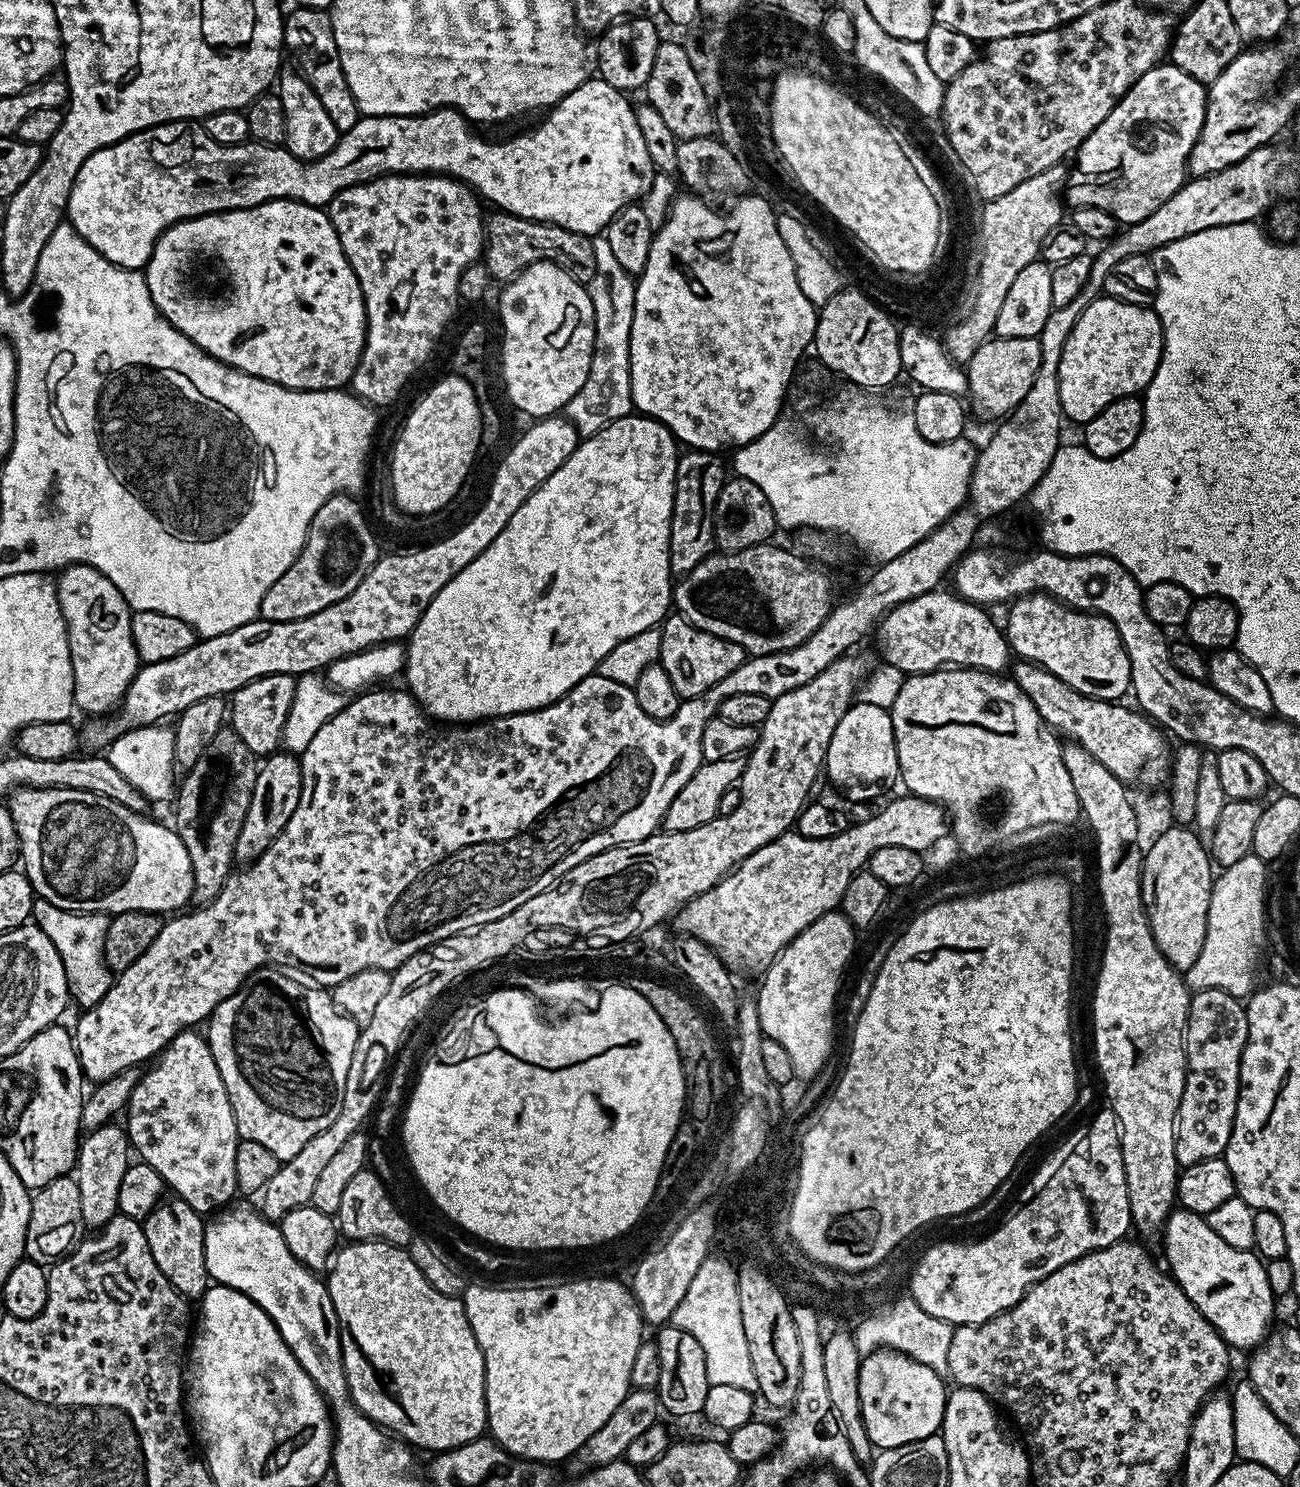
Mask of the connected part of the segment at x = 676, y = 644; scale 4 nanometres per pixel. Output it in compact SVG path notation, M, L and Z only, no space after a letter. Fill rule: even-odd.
M679 614L669 615L663 621L660 637L662 646L658 662L666 670L666 674L670 674L670 682L674 682L674 690L681 698L703 696L706 690L722 682L726 674L734 674L734 670L738 670L738 666L742 666L746 659L742 646L695 628Z

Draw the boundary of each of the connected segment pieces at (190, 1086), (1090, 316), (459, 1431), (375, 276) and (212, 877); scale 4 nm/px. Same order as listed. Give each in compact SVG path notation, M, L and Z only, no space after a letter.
M185 1030L165 1046L149 1072L140 1077L138 1086L128 1099L126 1131L131 1147L141 1161L149 1164L164 1179L165 1185L172 1188L182 1202L201 1214L212 1214L233 1203L237 1195L236 1175L234 1174L234 1154L240 1145L238 1126L234 1110L230 1106L230 1094L226 1094L226 1082L218 1074L214 1054L207 1039L196 1030Z
M1104 294L1090 302L1074 322L1062 362L1058 362L1060 411L1077 426L1088 424L1110 402L1143 393L1164 353L1164 327L1158 314L1143 304L1115 300Z
M358 1240L348 1242L335 1253L330 1264L330 1271L326 1276L328 1293L334 1302L334 1310L338 1314L340 1323L340 1345L342 1346L342 1358L346 1370L346 1382L352 1395L352 1401L356 1403L356 1409L364 1416L369 1416L375 1424L387 1430L393 1437L407 1442L413 1449L429 1448L429 1453L445 1452L451 1448L462 1446L471 1440L481 1439L485 1435L488 1426L488 1411L486 1410L486 1370L482 1350L470 1330L470 1322L466 1318L464 1302L460 1296L447 1296L438 1294L426 1278L422 1278L422 1270L414 1266L411 1256L403 1247L387 1244L381 1240Z
M389 174L380 176L376 180L371 180L358 186L350 186L346 190L338 193L329 204L326 205L328 216L332 219L334 230L338 234L338 242L342 242L342 250L354 270L354 274L360 283L360 289L364 295L364 309L368 319L368 329L364 339L364 349L360 355L360 364L354 370L350 381L350 388L355 395L359 396L366 404L379 406L388 404L391 400L396 400L400 396L400 391L408 384L408 379L423 366L428 360L428 355L436 348L436 343L440 340L440 335L444 332L444 327L452 320L452 315L456 312L456 304L461 303L458 294L458 278L462 278L462 270L466 266L477 263L481 259L485 243L485 217L480 217L480 204L475 192L466 184L452 179L451 176L439 174Z
M225 726L214 734L214 742L206 746L195 766L187 769L185 776L188 777L179 781L174 796L174 827L182 838L182 846L186 846L186 854L190 854L190 866L194 870L193 905L203 906L218 898L222 886L226 886L234 871L238 830L242 830L246 810L250 810L257 767L257 757L246 750L246 742L238 738L231 726Z

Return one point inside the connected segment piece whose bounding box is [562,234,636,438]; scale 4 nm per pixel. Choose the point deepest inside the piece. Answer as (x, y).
(605, 396)

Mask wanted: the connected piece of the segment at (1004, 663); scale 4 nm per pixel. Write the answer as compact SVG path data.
M944 591L918 594L918 598L902 602L880 621L874 640L880 643L883 663L905 674L939 672L949 666L1003 673L1010 664L1010 649L1001 625L999 628L981 605L963 600L955 591Z

